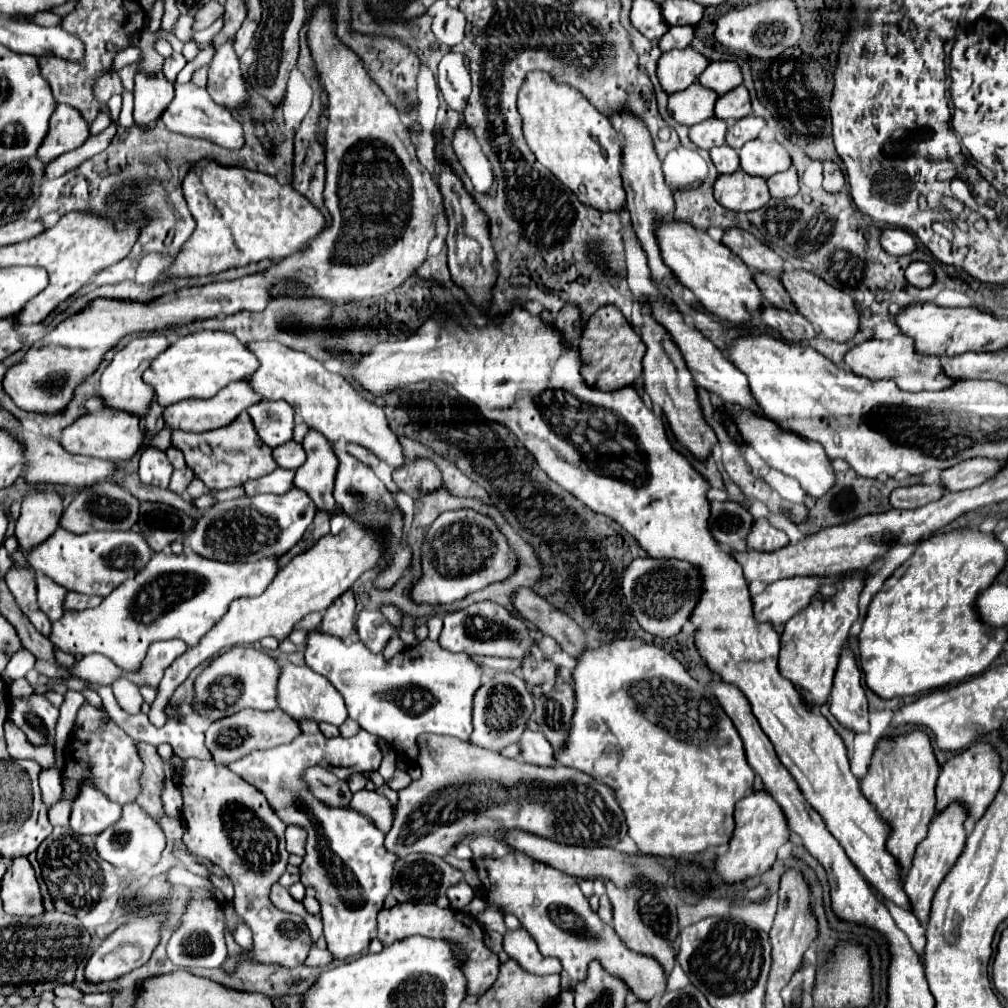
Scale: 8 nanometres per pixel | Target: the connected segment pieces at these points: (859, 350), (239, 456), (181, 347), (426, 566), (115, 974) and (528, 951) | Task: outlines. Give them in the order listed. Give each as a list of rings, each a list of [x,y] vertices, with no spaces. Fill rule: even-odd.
[[[876,326],[874,327],[874,336],[872,340],[860,344],[860,346],[854,346],[844,362],[850,366],[850,370],[854,370],[856,374],[862,374],[862,376],[868,376],[872,380],[880,380],[880,378],[888,378],[888,380],[896,380],[896,384],[902,388],[902,390],[908,390],[908,392],[920,392],[920,390],[948,390],[952,388],[958,380],[956,378],[950,378],[944,370],[942,370],[942,364],[940,364],[940,358],[938,356],[926,356],[926,354],[920,354],[914,346],[914,340],[910,336],[904,336],[904,334],[898,334],[894,336],[892,340],[878,340],[876,338]]]
[[[242,412],[230,426],[222,426],[218,430],[208,430],[202,434],[174,430],[172,442],[184,452],[186,464],[188,468],[192,468],[196,478],[200,478],[208,488],[216,488],[216,492],[230,490],[236,486],[243,488],[243,484],[248,480],[256,480],[278,468],[272,458],[272,450],[256,434],[248,412]]]
[[[198,330],[186,334],[160,352],[150,368],[144,370],[144,382],[154,388],[156,402],[170,406],[184,398],[210,398],[224,386],[236,380],[246,380],[258,368],[254,354],[230,332],[224,330]]]
[[[460,508],[440,514],[424,536],[422,544],[422,576],[410,588],[410,598],[416,604],[452,604],[472,592],[486,588],[488,584],[510,578],[520,566],[518,558],[512,558],[512,546],[500,532],[496,522],[470,508]]]
[[[160,916],[132,918],[124,926],[120,926],[116,932],[112,932],[108,938],[104,938],[104,942],[90,956],[90,960],[84,968],[86,982],[92,982],[92,984],[110,982],[110,980],[116,980],[124,974],[132,972],[134,968],[140,968],[142,964],[146,964],[148,958],[152,956],[152,950],[156,948],[158,940],[160,940],[160,922],[162,922]]]
[[[510,930],[504,936],[504,950],[510,958],[516,958],[532,974],[560,974],[562,964],[558,958],[544,956],[534,938],[526,930]]]

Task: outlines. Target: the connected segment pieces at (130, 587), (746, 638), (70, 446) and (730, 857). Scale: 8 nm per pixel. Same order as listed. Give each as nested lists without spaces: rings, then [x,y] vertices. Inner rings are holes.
[[[154,554],[150,564],[144,566],[132,580],[126,580],[122,586],[118,586],[110,596],[102,600],[98,608],[82,610],[82,612],[64,612],[64,616],[52,624],[50,642],[58,646],[60,650],[74,654],[74,656],[86,656],[92,652],[108,656],[114,664],[124,666],[124,670],[136,670],[138,662],[146,656],[146,650],[156,640],[170,640],[180,638],[188,646],[196,646],[200,638],[212,630],[214,624],[222,620],[232,600],[242,596],[258,596],[266,590],[266,586],[272,582],[272,578],[278,574],[280,556],[260,558],[258,562],[220,562],[210,560],[200,554]]]
[[[514,306],[512,310],[508,310],[506,314],[502,314],[502,316],[498,318],[498,322],[488,322],[486,326],[444,326],[444,322],[448,322],[448,320],[450,320],[450,312],[438,308],[436,312],[432,312],[432,314],[428,316],[428,320],[420,326],[420,330],[418,330],[416,334],[412,334],[412,336],[408,336],[408,338],[402,338],[402,340],[398,340],[398,342],[376,344],[376,346],[372,348],[372,352],[352,370],[352,378],[354,378],[362,388],[370,390],[374,396],[382,396],[382,394],[386,394],[386,392],[390,392],[390,390],[404,388],[404,386],[410,386],[410,384],[416,384],[416,382],[422,382],[422,380],[438,380],[438,382],[446,382],[448,386],[456,388],[458,392],[462,390],[462,396],[468,398],[472,404],[476,404],[476,406],[480,408],[480,412],[482,412],[488,420],[498,422],[498,424],[506,426],[510,432],[514,432],[516,438],[532,452],[532,456],[536,458],[538,466],[540,466],[554,482],[558,482],[562,488],[566,488],[566,490],[568,490],[570,494],[574,494],[578,500],[582,500],[582,502],[584,502],[586,506],[590,506],[594,512],[600,512],[600,514],[612,518],[614,522],[618,522],[630,536],[636,538],[636,542],[640,544],[640,548],[642,548],[646,554],[650,554],[652,558],[676,558],[676,560],[688,562],[690,566],[698,566],[698,574],[700,574],[700,578],[702,578],[702,594],[700,594],[698,606],[696,606],[696,608],[692,610],[692,614],[690,614],[690,624],[694,626],[694,644],[696,644],[696,650],[698,650],[698,654],[702,656],[704,664],[710,668],[712,674],[718,674],[722,682],[734,684],[736,688],[740,688],[740,690],[744,692],[744,696],[748,698],[748,702],[750,702],[750,706],[752,706],[752,712],[754,712],[756,720],[760,722],[762,730],[766,732],[766,736],[768,736],[770,742],[774,744],[774,750],[776,750],[776,754],[778,754],[778,760],[780,760],[780,762],[786,766],[786,770],[794,776],[794,780],[796,780],[796,784],[800,786],[800,790],[802,790],[806,802],[822,816],[822,820],[826,822],[826,828],[828,828],[830,834],[840,842],[840,846],[844,848],[844,852],[848,854],[848,858],[852,860],[852,864],[860,870],[860,874],[862,874],[862,876],[864,876],[864,878],[866,878],[866,880],[868,880],[886,900],[892,900],[894,904],[898,904],[898,906],[902,906],[902,908],[906,908],[906,910],[912,910],[910,900],[908,900],[908,896],[906,896],[906,892],[904,892],[904,888],[902,888],[902,866],[900,866],[900,862],[886,850],[886,838],[888,838],[890,832],[892,832],[892,830],[890,830],[890,824],[876,812],[874,806],[870,806],[870,802],[866,802],[864,794],[860,792],[860,782],[858,782],[858,778],[856,778],[856,776],[852,774],[852,770],[850,770],[850,760],[848,760],[848,752],[846,752],[844,740],[838,736],[838,732],[830,726],[830,722],[828,722],[818,710],[808,708],[808,706],[800,700],[800,694],[794,690],[792,682],[780,676],[780,672],[778,672],[780,636],[778,636],[778,632],[774,630],[774,626],[770,626],[770,622],[764,622],[764,624],[762,624],[762,622],[758,622],[758,620],[754,618],[752,594],[750,594],[750,590],[748,590],[748,582],[746,582],[746,578],[744,578],[742,566],[736,562],[734,556],[730,556],[728,552],[724,552],[724,550],[720,548],[720,544],[716,542],[716,538],[712,536],[710,526],[708,526],[708,520],[710,520],[710,502],[708,502],[706,494],[708,494],[708,490],[710,490],[710,482],[708,482],[702,474],[698,474],[698,472],[692,468],[692,464],[672,446],[672,442],[668,440],[666,426],[664,426],[662,416],[654,414],[654,412],[642,402],[642,398],[638,396],[638,392],[636,392],[632,386],[626,386],[626,388],[620,388],[620,390],[606,390],[606,392],[604,392],[604,390],[598,390],[598,388],[594,388],[594,386],[588,386],[588,384],[584,382],[582,374],[580,374],[580,370],[582,370],[582,366],[584,366],[582,356],[580,356],[580,348],[574,346],[574,344],[570,344],[570,342],[566,342],[564,334],[562,334],[556,326],[548,324],[548,322],[542,320],[540,316],[530,314],[530,312],[524,310],[524,308]]]
[[[100,408],[92,414],[80,416],[70,426],[66,426],[60,434],[60,444],[70,454],[84,454],[84,456],[94,456],[94,458],[104,458],[114,462],[128,460],[142,446],[140,420],[138,416],[132,416],[122,410]]]
[[[752,790],[748,796],[744,796],[736,804],[734,812],[736,820],[736,830],[730,840],[730,848],[726,854],[722,854],[716,860],[716,870],[722,874],[726,882],[738,882],[748,876],[756,876],[766,872],[778,854],[778,848],[790,840],[790,828],[788,820],[780,808],[778,802],[770,796],[768,790]]]

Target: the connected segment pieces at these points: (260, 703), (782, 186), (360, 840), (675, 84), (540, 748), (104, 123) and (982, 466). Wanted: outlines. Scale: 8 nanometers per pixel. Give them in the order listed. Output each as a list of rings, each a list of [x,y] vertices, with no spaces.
[[[236,646],[222,656],[218,656],[196,680],[196,696],[194,696],[194,710],[202,716],[212,720],[230,716],[240,712],[242,708],[258,708],[258,710],[274,710],[276,696],[278,696],[278,678],[280,678],[280,664],[270,654]]]
[[[792,166],[786,172],[780,172],[780,174],[774,174],[772,178],[768,178],[768,188],[770,188],[772,198],[788,198],[788,196],[798,194],[800,178],[798,178],[796,168]]]
[[[300,720],[300,726],[302,734],[294,742],[266,752],[256,750],[228,764],[228,768],[258,786],[286,824],[306,828],[306,856],[300,866],[302,884],[316,890],[316,898],[322,906],[328,950],[334,958],[348,958],[364,952],[376,932],[376,916],[392,890],[392,874],[398,856],[384,848],[384,834],[366,816],[350,808],[330,808],[322,804],[308,792],[300,776],[314,764],[346,766],[354,772],[370,774],[378,770],[382,752],[378,748],[378,738],[366,730],[360,730],[352,738],[326,738],[316,722]]]
[[[692,48],[664,52],[658,60],[660,84],[668,94],[684,90],[698,80],[698,76],[706,70],[708,64],[710,60]]]
[[[526,730],[526,734],[520,740],[520,748],[522,748],[524,760],[530,764],[540,764],[540,766],[554,766],[556,764],[554,748],[550,746],[550,742],[546,742],[542,732]]]
[[[100,108],[98,116],[96,116],[96,120],[90,124],[90,132],[92,132],[92,134],[100,134],[100,132],[102,132],[104,128],[108,128],[110,124],[112,124],[112,120],[110,120],[110,118],[108,118],[108,114]]]
[[[972,458],[960,462],[954,468],[946,468],[940,472],[940,484],[948,492],[960,492],[966,488],[974,488],[988,478],[992,478],[1004,462],[990,462],[988,458]]]

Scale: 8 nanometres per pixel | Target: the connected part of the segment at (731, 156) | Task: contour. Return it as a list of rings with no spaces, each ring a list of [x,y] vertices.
[[[730,146],[712,148],[710,156],[712,156],[712,162],[714,162],[714,166],[718,168],[720,174],[732,174],[732,172],[736,172],[740,168],[738,154]]]

